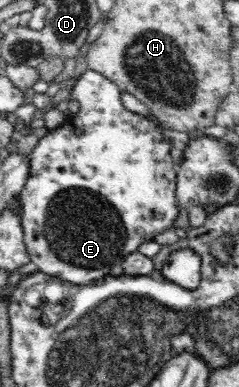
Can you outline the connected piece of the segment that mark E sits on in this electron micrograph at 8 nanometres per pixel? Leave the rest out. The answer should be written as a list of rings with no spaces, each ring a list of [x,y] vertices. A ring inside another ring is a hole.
[[[86,69],[76,81],[76,85],[72,87],[71,98],[80,103],[80,111],[70,115],[58,128],[51,129],[47,136],[40,139],[38,145],[32,150],[29,155],[29,175],[18,196],[18,201],[24,209],[20,217],[23,241],[31,261],[36,264],[39,272],[43,272],[60,282],[82,285],[100,279],[106,274],[120,274],[120,272],[111,272],[111,266],[120,264],[140,244],[152,241],[156,234],[172,227],[173,221],[179,214],[175,197],[177,169],[172,160],[172,140],[160,129],[164,126],[163,123],[160,120],[154,120],[154,118],[148,118],[144,114],[136,114],[136,112],[130,112],[124,108],[121,102],[121,91],[114,85],[114,82],[110,82],[97,72]]]

